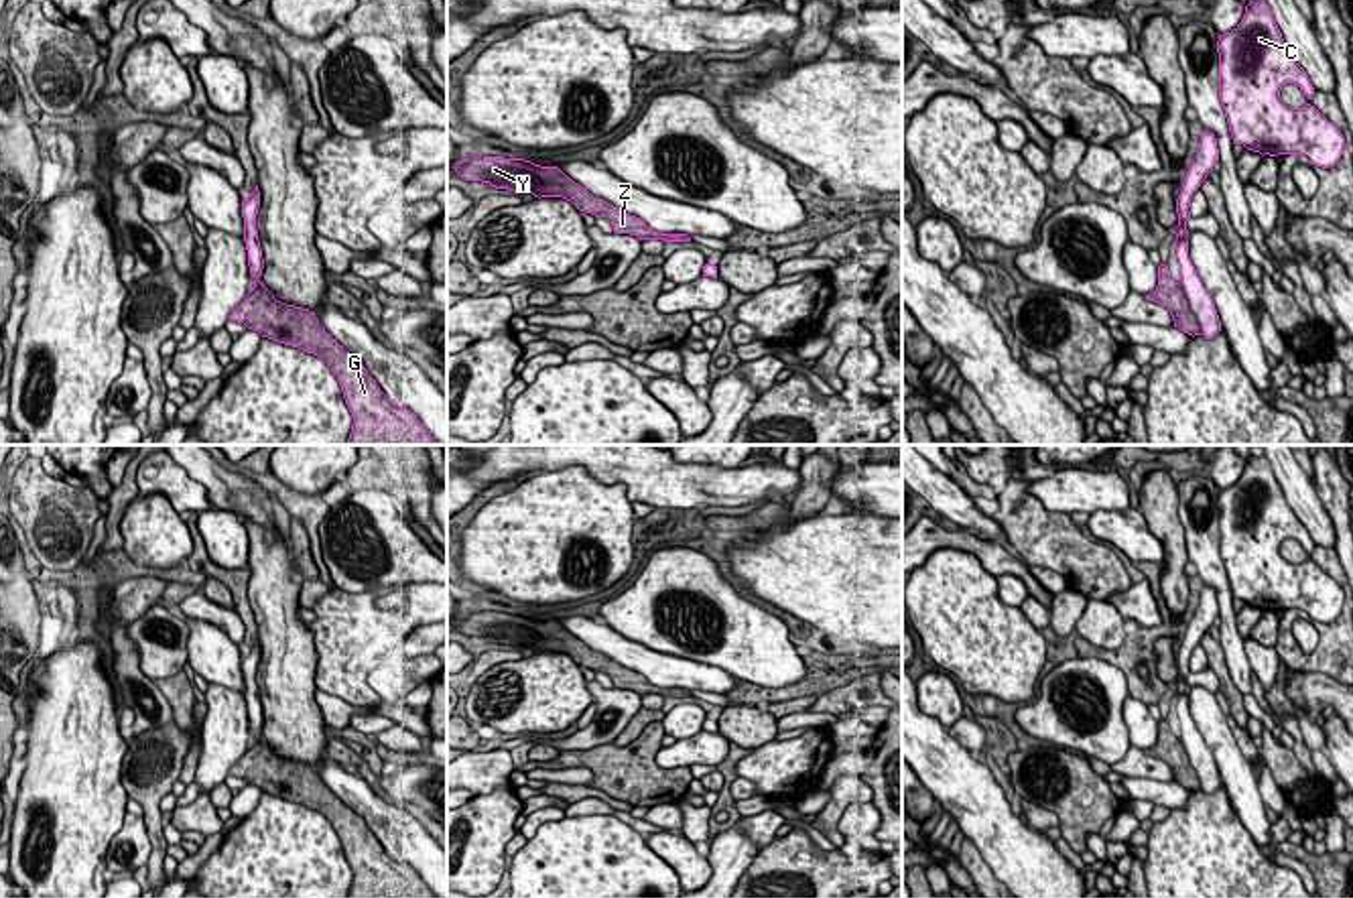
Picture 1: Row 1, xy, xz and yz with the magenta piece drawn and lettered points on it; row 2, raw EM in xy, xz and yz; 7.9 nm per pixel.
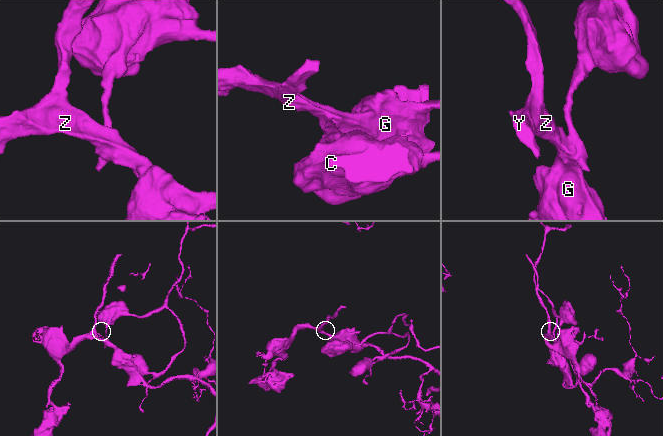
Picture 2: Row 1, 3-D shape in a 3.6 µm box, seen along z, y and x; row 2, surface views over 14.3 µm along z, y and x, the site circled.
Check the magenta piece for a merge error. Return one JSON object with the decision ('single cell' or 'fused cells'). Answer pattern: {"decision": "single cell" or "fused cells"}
{"decision": "fused cells"}

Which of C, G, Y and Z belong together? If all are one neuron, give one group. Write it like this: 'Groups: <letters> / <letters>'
Groups: C / G Y Z

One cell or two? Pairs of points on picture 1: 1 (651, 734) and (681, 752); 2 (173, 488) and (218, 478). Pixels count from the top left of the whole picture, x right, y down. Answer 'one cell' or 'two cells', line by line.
1: two cells
2: two cells

